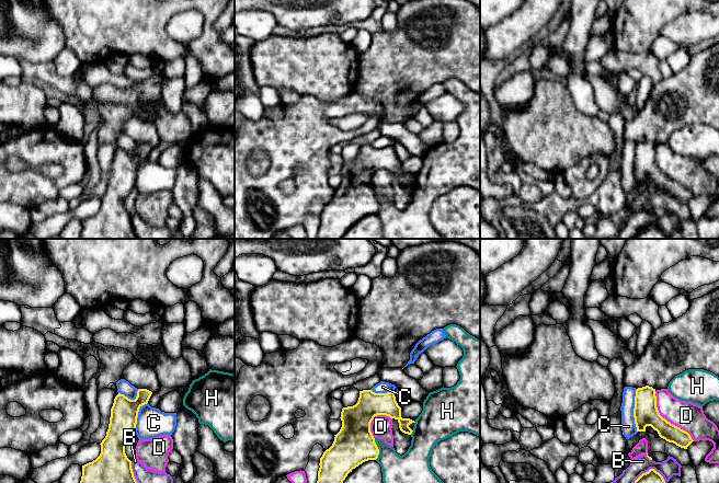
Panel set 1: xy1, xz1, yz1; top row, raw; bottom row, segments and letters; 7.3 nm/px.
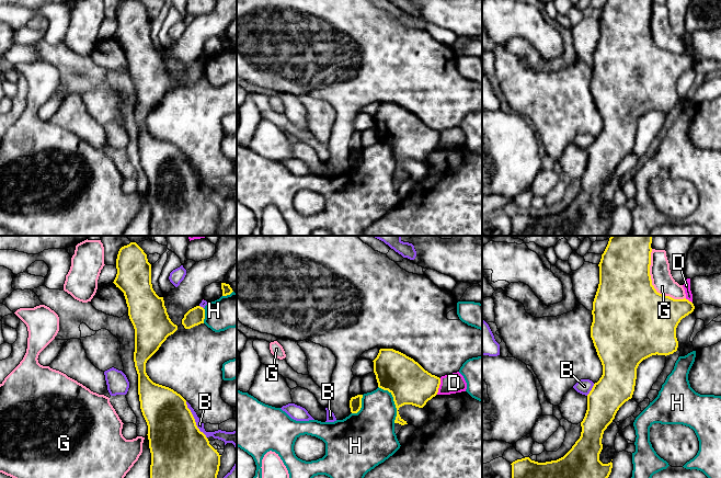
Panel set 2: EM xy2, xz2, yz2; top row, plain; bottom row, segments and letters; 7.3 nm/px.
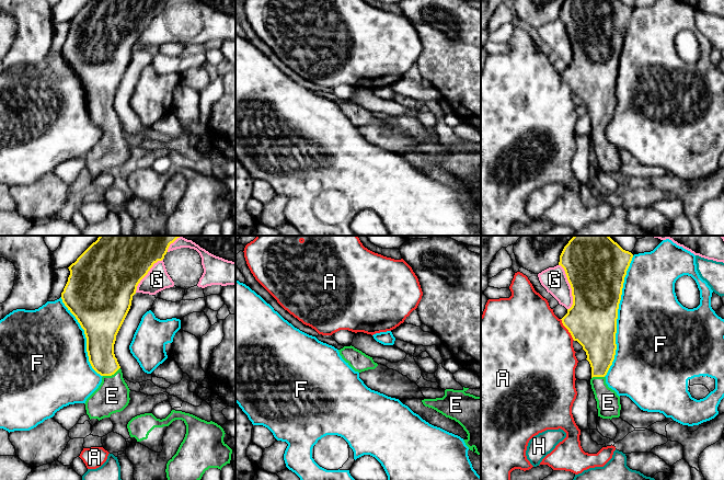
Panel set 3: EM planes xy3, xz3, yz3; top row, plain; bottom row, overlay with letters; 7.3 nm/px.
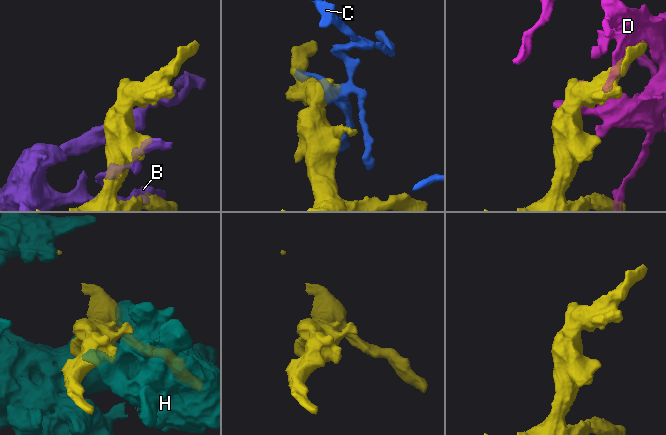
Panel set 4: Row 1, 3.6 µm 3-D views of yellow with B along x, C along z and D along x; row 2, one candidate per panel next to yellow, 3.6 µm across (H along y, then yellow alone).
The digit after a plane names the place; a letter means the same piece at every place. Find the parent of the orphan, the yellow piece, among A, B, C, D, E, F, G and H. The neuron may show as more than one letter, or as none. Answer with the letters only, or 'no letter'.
E

